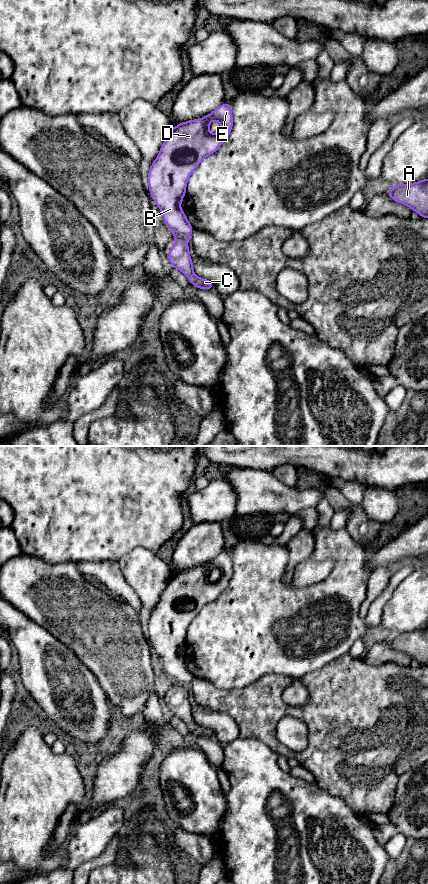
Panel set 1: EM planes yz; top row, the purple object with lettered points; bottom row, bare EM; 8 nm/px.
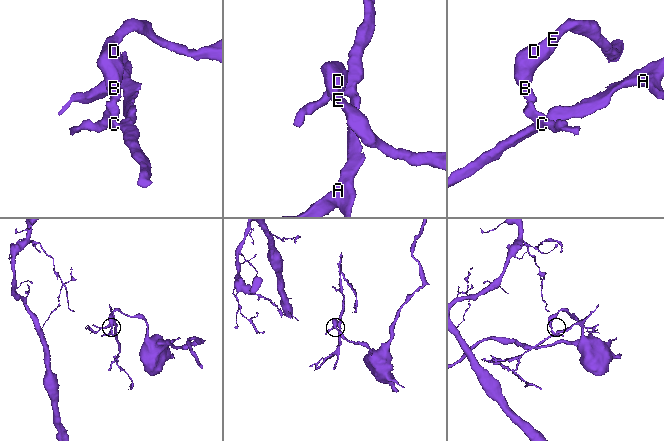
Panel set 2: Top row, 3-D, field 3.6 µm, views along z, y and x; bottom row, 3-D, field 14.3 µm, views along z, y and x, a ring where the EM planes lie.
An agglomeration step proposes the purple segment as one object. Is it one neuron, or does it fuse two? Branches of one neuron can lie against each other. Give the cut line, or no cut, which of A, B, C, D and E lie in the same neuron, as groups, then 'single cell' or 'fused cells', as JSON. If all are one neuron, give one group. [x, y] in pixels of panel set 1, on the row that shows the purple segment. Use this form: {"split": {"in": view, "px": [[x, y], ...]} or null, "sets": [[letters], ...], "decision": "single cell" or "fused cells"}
{"split": {"in": "yz", "px": [[175, 234], [186, 239]]}, "sets": [["A", "C"], ["B", "D", "E"]], "decision": "fused cells"}

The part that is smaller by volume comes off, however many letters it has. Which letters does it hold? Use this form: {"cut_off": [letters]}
{"cut_off": ["A", "C"]}

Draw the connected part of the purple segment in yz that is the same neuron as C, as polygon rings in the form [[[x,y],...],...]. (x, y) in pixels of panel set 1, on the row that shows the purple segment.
[[[174,235],[174,239],[175,243],[170,250],[170,254],[167,255],[173,268],[183,272],[197,289],[214,289],[214,283],[212,281],[201,279],[194,274],[187,239],[177,235]]]

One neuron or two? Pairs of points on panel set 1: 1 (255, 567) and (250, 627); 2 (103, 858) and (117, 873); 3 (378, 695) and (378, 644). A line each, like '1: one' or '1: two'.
1: one
2: two
3: two

